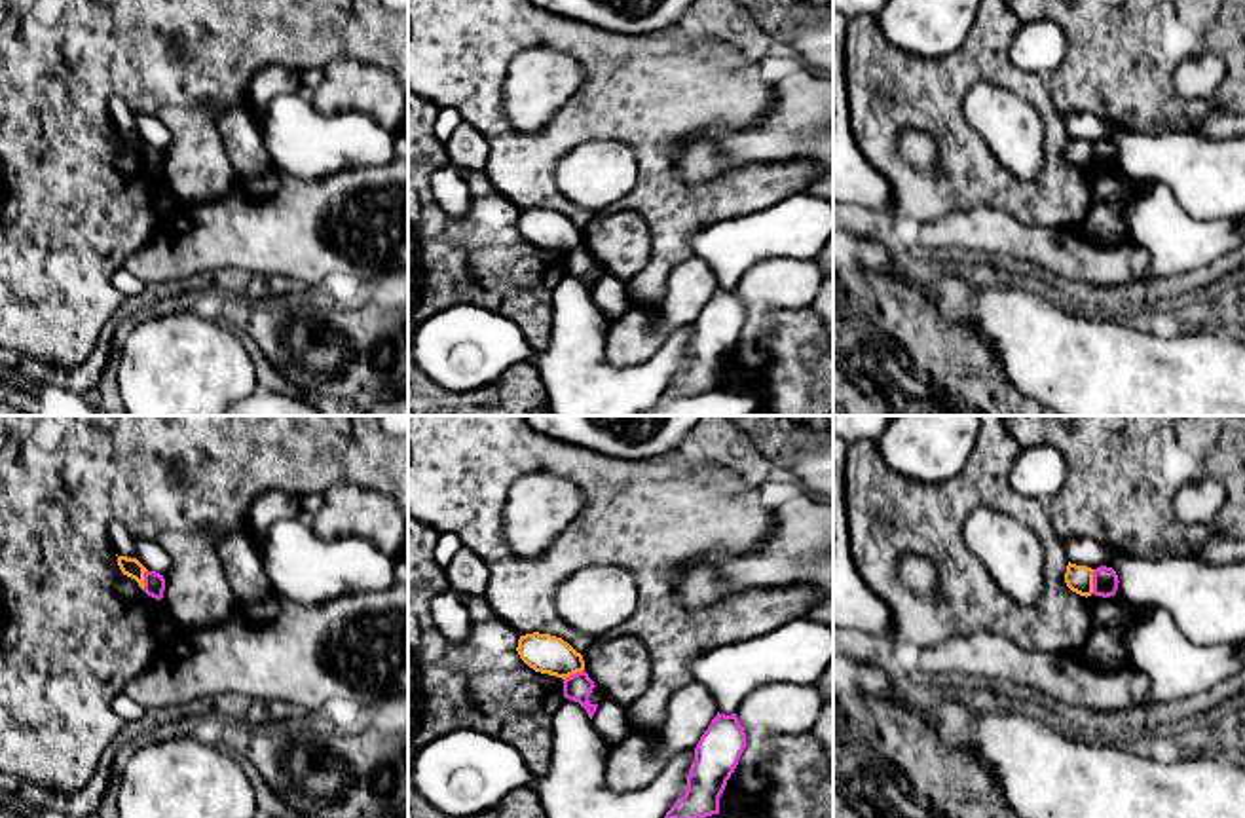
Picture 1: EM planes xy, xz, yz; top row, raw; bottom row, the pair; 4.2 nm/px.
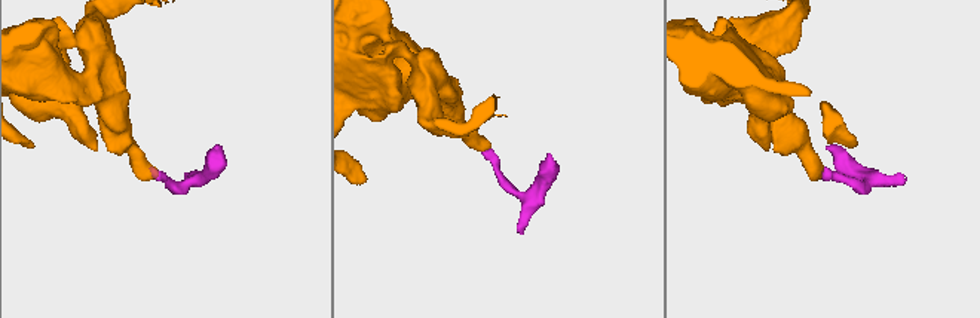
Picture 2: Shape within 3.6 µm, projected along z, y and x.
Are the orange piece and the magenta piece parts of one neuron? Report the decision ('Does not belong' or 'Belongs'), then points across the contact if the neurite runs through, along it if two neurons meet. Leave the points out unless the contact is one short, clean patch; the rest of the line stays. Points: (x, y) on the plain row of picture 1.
Does not belong. Boundary: yz (1092, 145), (1094, 167)

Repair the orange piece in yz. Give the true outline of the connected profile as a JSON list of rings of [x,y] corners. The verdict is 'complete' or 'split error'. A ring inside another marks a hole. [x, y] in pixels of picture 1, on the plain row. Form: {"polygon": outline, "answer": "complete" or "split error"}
{"polygon": [[[1068,137],[1065,158],[1072,167],[1087,173],[1093,169],[1093,144],[1087,140],[1076,140]]], "answer": "complete"}

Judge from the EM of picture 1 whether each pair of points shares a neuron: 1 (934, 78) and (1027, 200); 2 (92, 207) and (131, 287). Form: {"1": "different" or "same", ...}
{"1": "same", "2": "different"}

